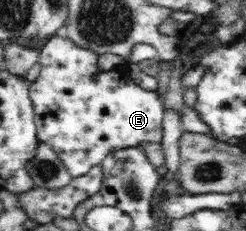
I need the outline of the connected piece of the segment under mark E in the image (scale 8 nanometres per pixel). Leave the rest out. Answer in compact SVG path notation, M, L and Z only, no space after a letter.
M59 34L49 38L39 52L41 72L30 82L29 97L35 112L37 137L56 152L60 161L74 179L100 165L109 155L120 149L132 149L144 143L161 143L164 103L158 92L144 90L128 74L112 71L99 72L98 55L92 50L79 48L72 40Z

